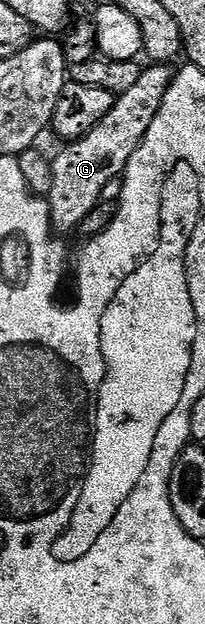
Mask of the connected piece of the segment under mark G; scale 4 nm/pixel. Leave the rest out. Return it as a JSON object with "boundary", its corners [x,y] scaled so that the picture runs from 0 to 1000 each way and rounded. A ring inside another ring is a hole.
{"boundary":[[[722,103],[702,106],[693,122],[673,122],[659,135],[576,152],[556,173],[439,205],[420,218],[376,228],[327,229],[254,253],[263,269],[263,301],[224,314],[234,346],[254,351],[254,365],[278,377],[332,375],[371,369],[493,329],[498,301],[537,288],[590,284],[624,266],[634,250],[693,231],[712,212],[732,212],[732,199],[751,199],[751,186],[771,186],[771,173],[790,173],[790,160],[839,139],[849,112],[820,103]]]}

